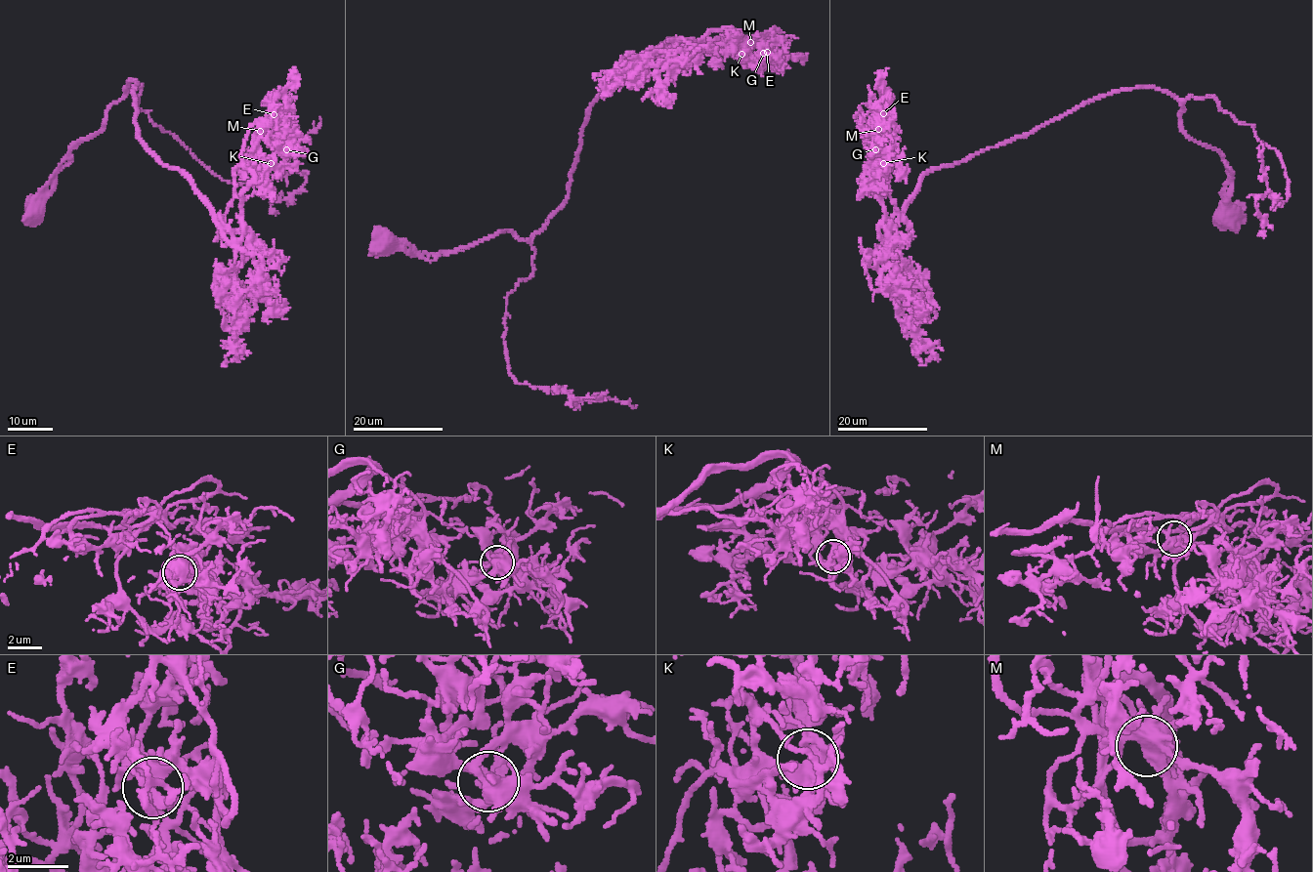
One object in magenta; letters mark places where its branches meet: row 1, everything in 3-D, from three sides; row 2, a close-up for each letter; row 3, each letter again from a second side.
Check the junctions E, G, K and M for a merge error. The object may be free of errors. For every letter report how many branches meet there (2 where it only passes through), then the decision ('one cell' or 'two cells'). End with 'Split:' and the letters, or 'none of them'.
E: 6 branches meet; one cell
G: 8 branches meet; one cell
K: 8 branches meet; one cell
M: 9 branches meet; one cell
Split: none of them

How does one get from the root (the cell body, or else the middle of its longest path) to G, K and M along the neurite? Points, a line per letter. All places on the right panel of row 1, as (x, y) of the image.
G: (1226, 215), (1222, 154), (1155, 88), (1103, 94), (935, 168), (899, 217), (876, 190), (889, 158), (875, 149)
K: (1226, 215), (1222, 154), (1148, 87), (935, 168), (899, 217), (876, 190), (883, 163)
M: (1226, 215), (1222, 154), (1155, 88), (1103, 94), (935, 168), (899, 217), (878, 130)

